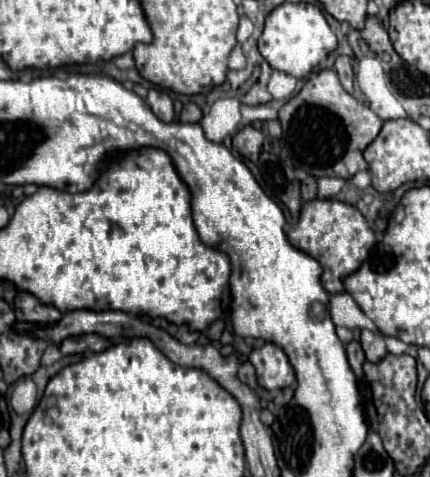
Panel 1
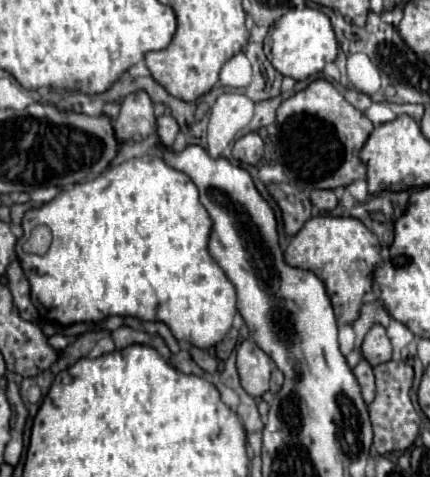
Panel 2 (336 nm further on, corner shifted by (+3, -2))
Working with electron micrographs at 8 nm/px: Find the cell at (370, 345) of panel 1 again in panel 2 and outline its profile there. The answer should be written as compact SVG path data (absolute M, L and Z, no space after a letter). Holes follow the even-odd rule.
M374 324L362 342L362 356L370 362L370 366L378 366L382 362L388 362L392 358L392 344L386 336L384 326Z

